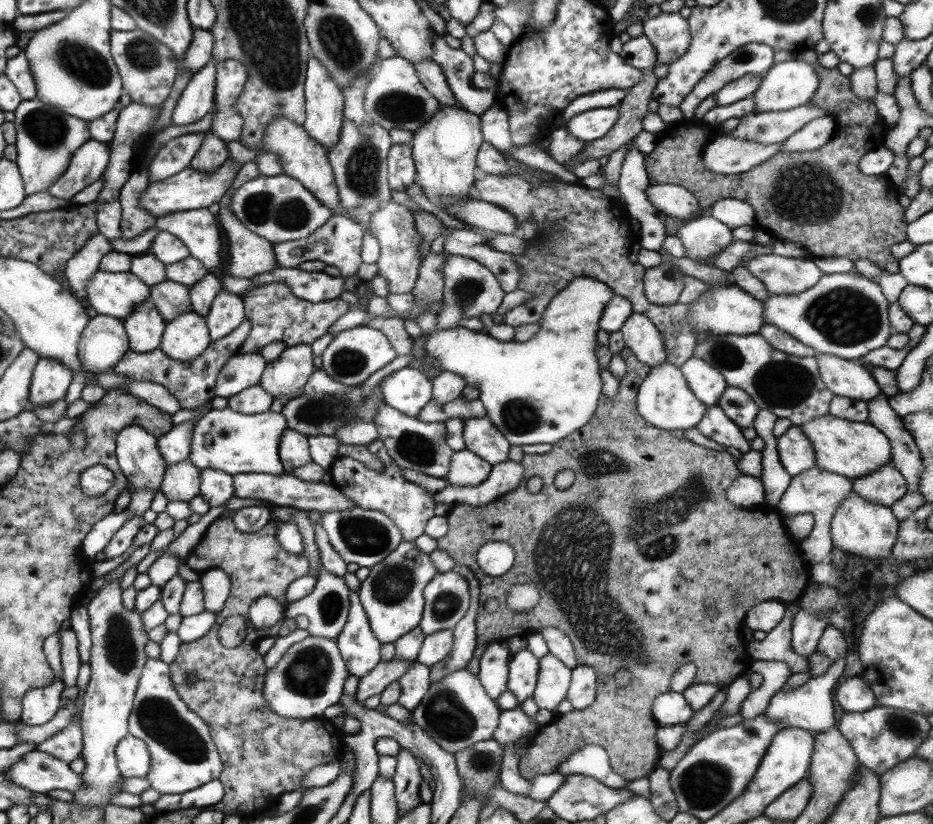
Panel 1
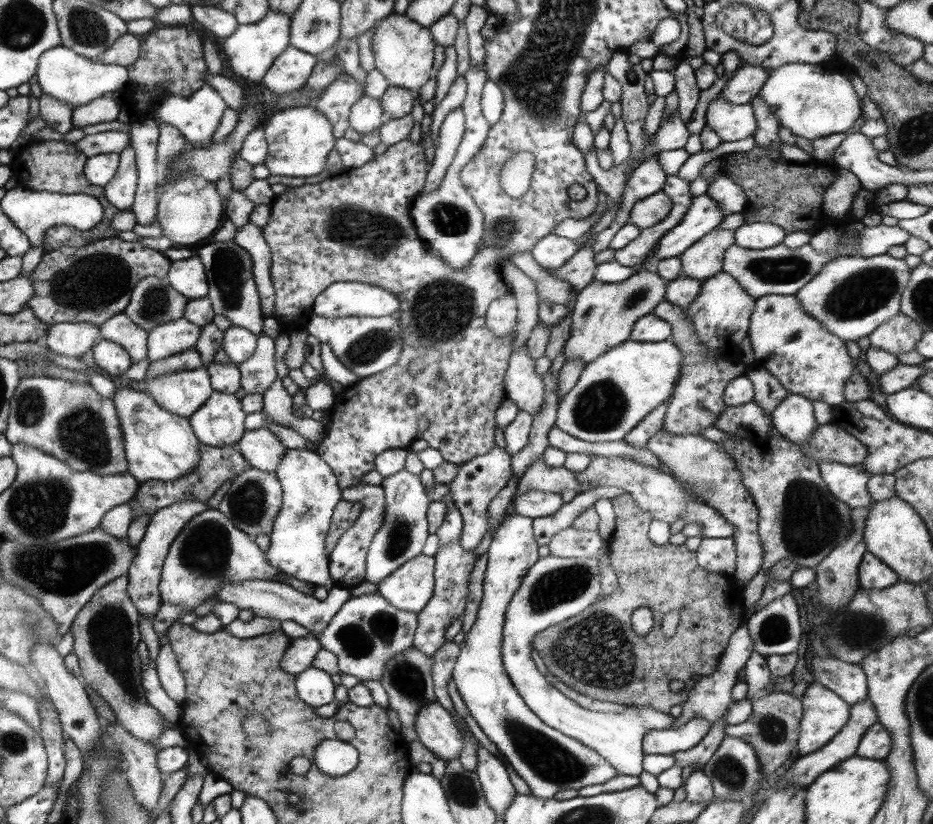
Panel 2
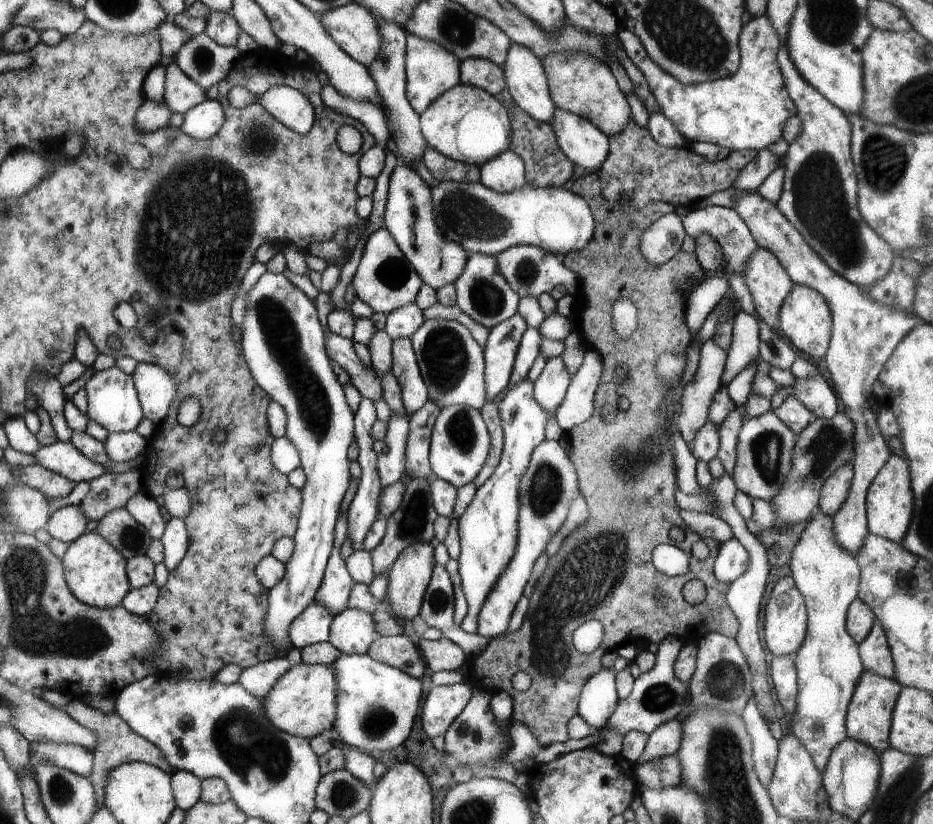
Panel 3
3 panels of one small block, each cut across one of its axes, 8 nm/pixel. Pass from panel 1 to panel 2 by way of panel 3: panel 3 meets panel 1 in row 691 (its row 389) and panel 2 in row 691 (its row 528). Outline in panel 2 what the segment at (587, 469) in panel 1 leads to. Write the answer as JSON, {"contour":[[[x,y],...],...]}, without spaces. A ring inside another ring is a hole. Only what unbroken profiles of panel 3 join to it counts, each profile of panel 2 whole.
{"contour":[[[619,494],[619,496],[611,498],[609,502],[613,504],[613,512],[615,512],[615,532],[613,532],[611,540],[607,542],[607,556],[609,556],[609,560],[611,560],[611,568],[613,568],[613,572],[615,572],[615,576],[617,576],[617,582],[619,582],[617,590],[613,590],[613,594],[609,594],[609,596],[599,596],[599,600],[597,600],[595,604],[587,606],[579,616],[569,618],[569,620],[557,624],[557,626],[551,626],[551,628],[547,628],[547,630],[535,634],[535,636],[533,636],[533,650],[539,652],[539,656],[541,656],[541,660],[545,662],[545,666],[547,666],[547,670],[549,670],[551,676],[555,676],[559,682],[563,682],[565,686],[573,688],[575,692],[579,692],[579,694],[583,694],[583,696],[589,696],[589,698],[595,698],[595,700],[601,700],[601,702],[615,702],[615,704],[623,704],[623,706],[629,706],[629,704],[631,704],[631,706],[637,706],[637,708],[651,706],[651,708],[655,708],[657,712],[671,714],[675,708],[681,708],[681,706],[687,702],[689,692],[693,690],[693,686],[695,686],[697,680],[709,678],[711,674],[715,674],[715,672],[719,670],[719,658],[721,658],[721,654],[725,654],[725,648],[729,646],[729,638],[731,638],[733,632],[735,632],[737,628],[741,628],[743,622],[745,622],[743,590],[741,590],[729,576],[721,576],[721,574],[713,574],[713,572],[703,570],[703,568],[697,564],[697,554],[691,552],[687,546],[683,546],[683,544],[669,544],[669,542],[663,544],[663,546],[655,546],[655,544],[647,538],[647,532],[649,532],[649,526],[651,526],[653,516],[649,516],[647,512],[643,512],[643,510],[635,504],[635,498],[633,498],[633,496],[629,496],[629,494]],[[641,606],[647,608],[647,610],[651,612],[651,616],[653,616],[653,626],[651,626],[651,632],[649,632],[647,636],[637,636],[637,632],[631,630],[631,614],[633,614],[633,610],[637,610],[637,608],[641,608]],[[669,612],[677,612],[677,614],[679,614],[679,626],[677,626],[675,636],[667,640],[667,638],[663,638],[663,634],[661,634],[661,618],[663,618],[665,614],[669,614]],[[671,680],[681,680],[681,682],[685,684],[685,690],[679,692],[679,694],[673,694],[673,692],[669,690],[669,682],[671,682]]]}

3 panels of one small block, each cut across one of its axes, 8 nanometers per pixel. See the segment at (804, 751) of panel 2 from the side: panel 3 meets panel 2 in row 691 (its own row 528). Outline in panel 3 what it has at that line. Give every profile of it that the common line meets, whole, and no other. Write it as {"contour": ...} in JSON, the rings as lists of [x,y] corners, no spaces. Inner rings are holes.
{"contour":[[[813,512],[811,522],[801,532],[801,538],[791,554],[791,576],[795,580],[795,586],[799,594],[803,596],[803,602],[807,606],[807,634],[799,650],[795,652],[795,672],[797,672],[797,698],[795,698],[795,712],[791,714],[791,732],[797,736],[797,740],[803,744],[803,748],[809,752],[815,768],[823,772],[827,766],[831,750],[847,738],[845,728],[845,716],[849,702],[853,698],[855,686],[863,674],[863,664],[859,658],[859,644],[853,642],[849,632],[845,630],[847,622],[847,608],[857,598],[859,592],[859,578],[861,568],[857,558],[853,558],[849,552],[841,550],[833,540],[833,520],[821,512]]]}

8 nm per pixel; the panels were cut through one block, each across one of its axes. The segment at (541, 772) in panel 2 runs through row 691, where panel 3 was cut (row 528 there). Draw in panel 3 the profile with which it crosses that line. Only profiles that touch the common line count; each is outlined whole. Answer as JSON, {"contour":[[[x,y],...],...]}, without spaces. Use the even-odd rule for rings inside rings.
{"contour":[[[527,376],[521,382],[517,382],[511,390],[507,390],[507,394],[497,402],[497,410],[499,410],[499,418],[501,418],[501,426],[503,426],[501,460],[499,460],[493,476],[489,476],[489,480],[485,480],[477,488],[473,500],[467,504],[465,512],[457,518],[457,532],[459,532],[459,546],[461,546],[457,562],[459,562],[461,584],[463,584],[463,592],[465,592],[465,600],[467,600],[467,614],[465,614],[465,618],[463,618],[463,622],[459,626],[467,634],[477,634],[477,616],[481,612],[481,606],[483,606],[493,582],[499,578],[499,574],[509,564],[509,560],[511,560],[511,556],[515,552],[515,544],[517,544],[517,514],[519,514],[519,502],[517,502],[519,484],[517,484],[517,480],[523,474],[533,448],[545,440],[547,412],[537,404],[537,400],[535,400],[535,384]]]}

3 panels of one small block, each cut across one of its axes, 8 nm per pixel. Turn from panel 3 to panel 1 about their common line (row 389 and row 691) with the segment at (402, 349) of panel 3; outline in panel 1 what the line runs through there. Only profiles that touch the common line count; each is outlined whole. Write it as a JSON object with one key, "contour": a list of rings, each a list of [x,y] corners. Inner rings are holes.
{"contour":[[[417,660],[411,662],[411,666],[407,666],[405,674],[397,680],[399,690],[401,690],[401,696],[399,696],[397,704],[407,708],[407,710],[415,710],[421,704],[423,696],[427,694],[429,686],[431,686],[429,674],[431,674],[429,666],[421,664]]]}

